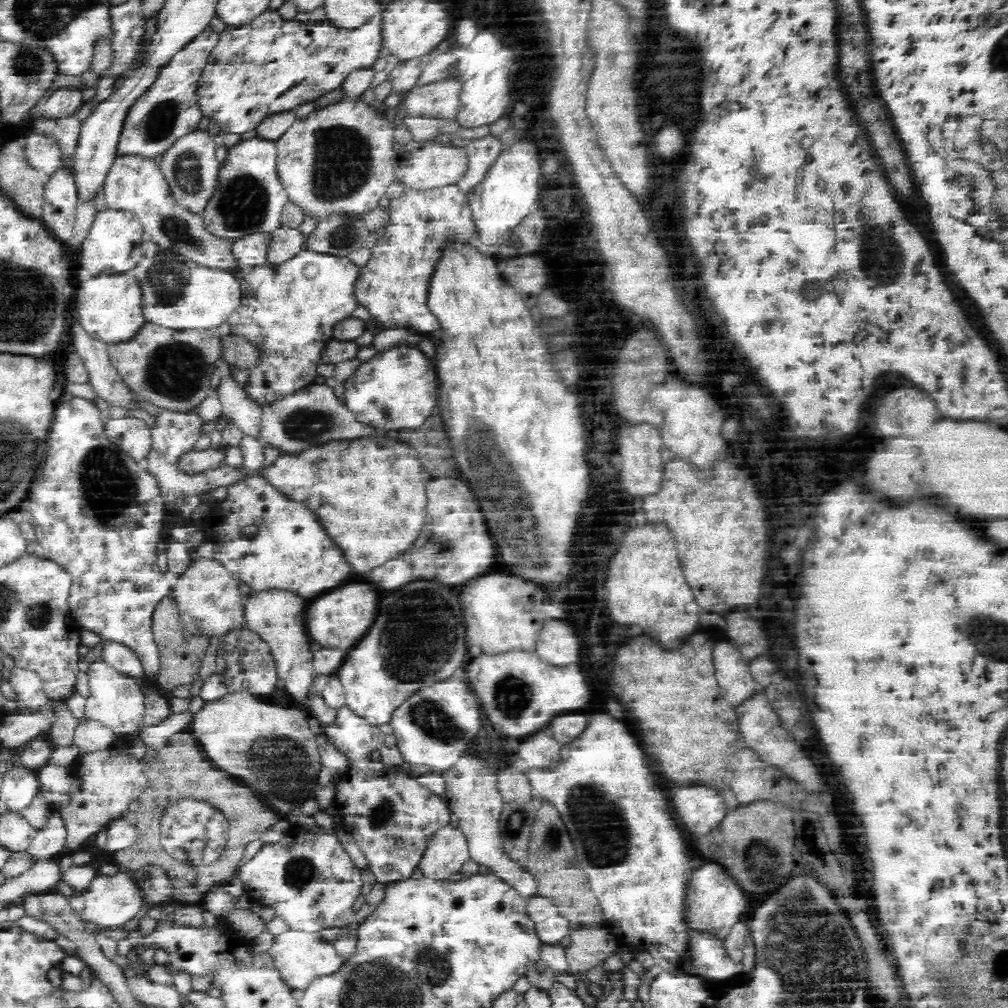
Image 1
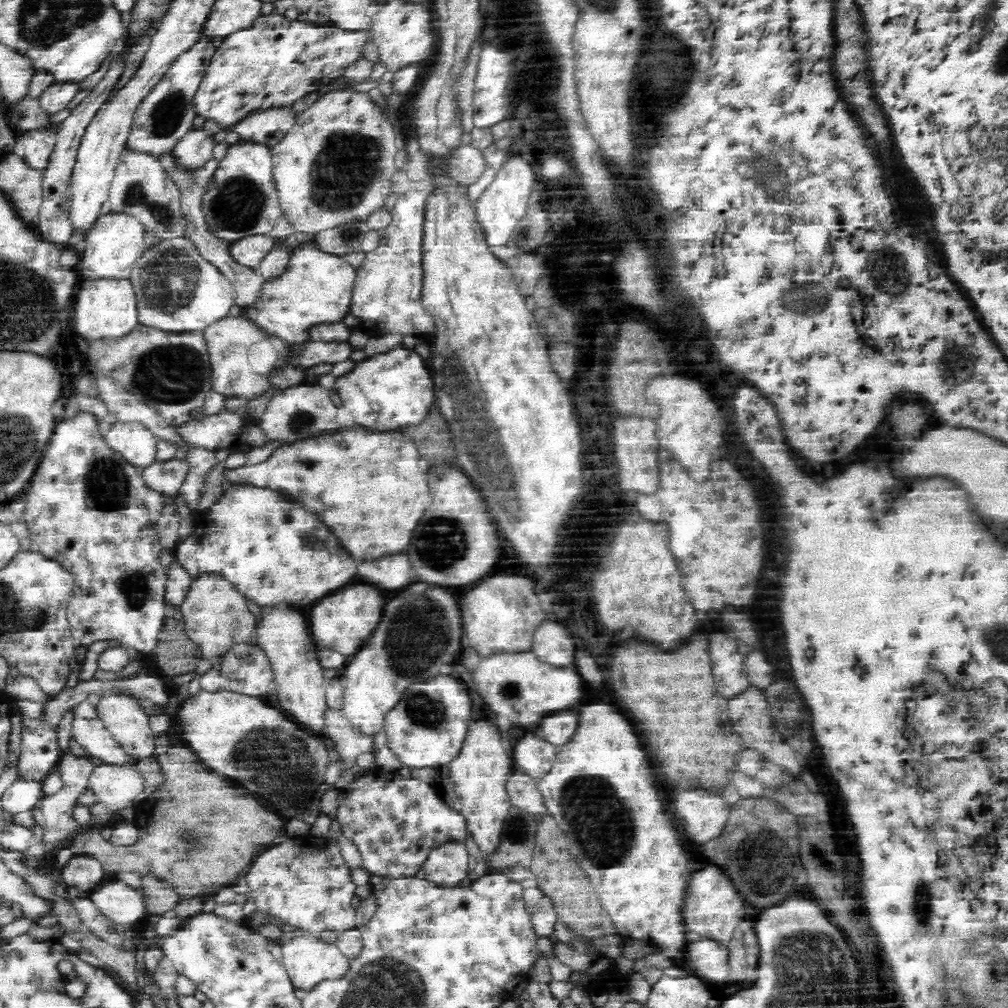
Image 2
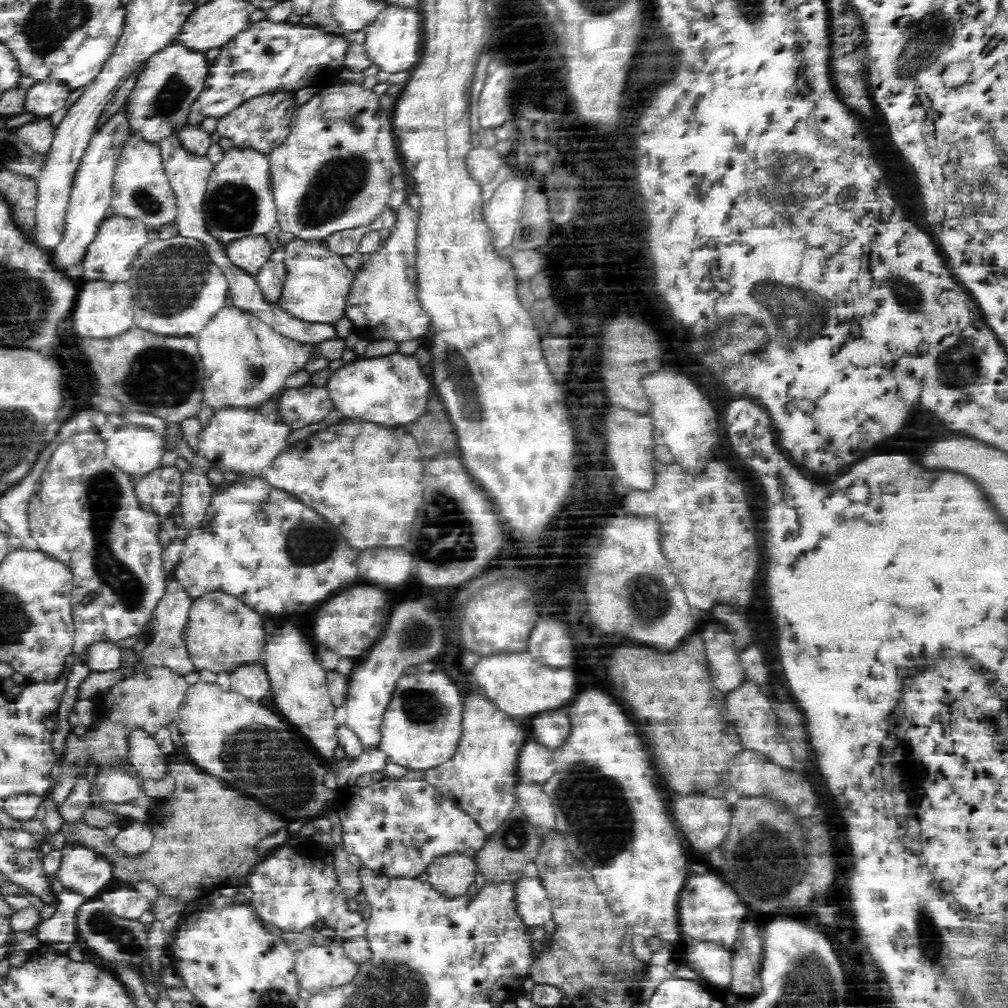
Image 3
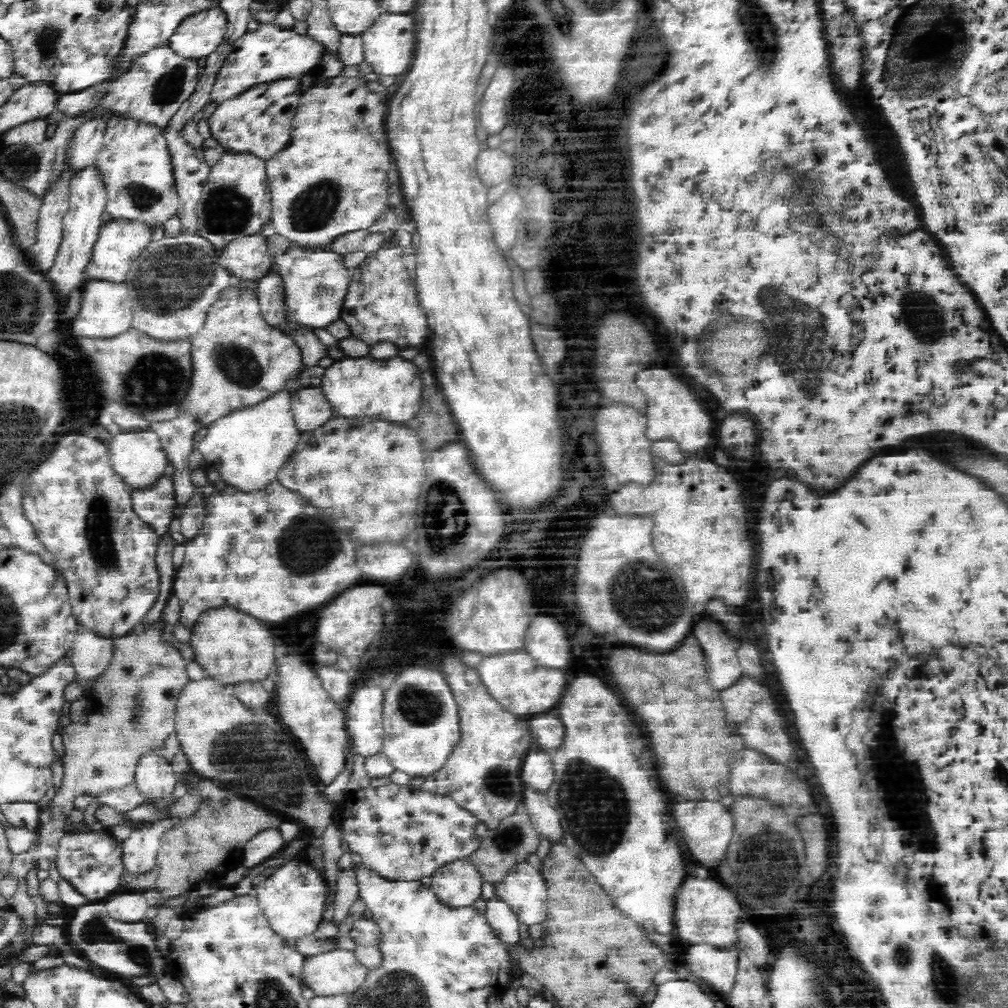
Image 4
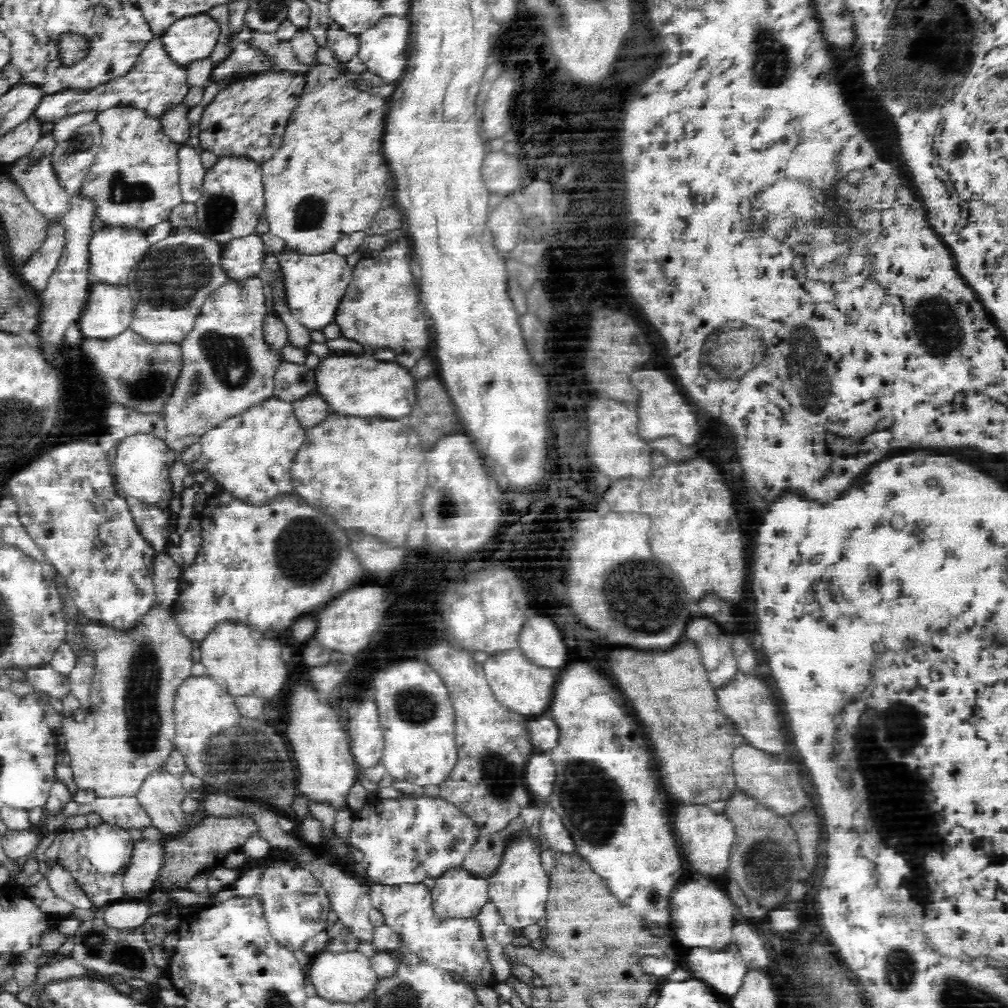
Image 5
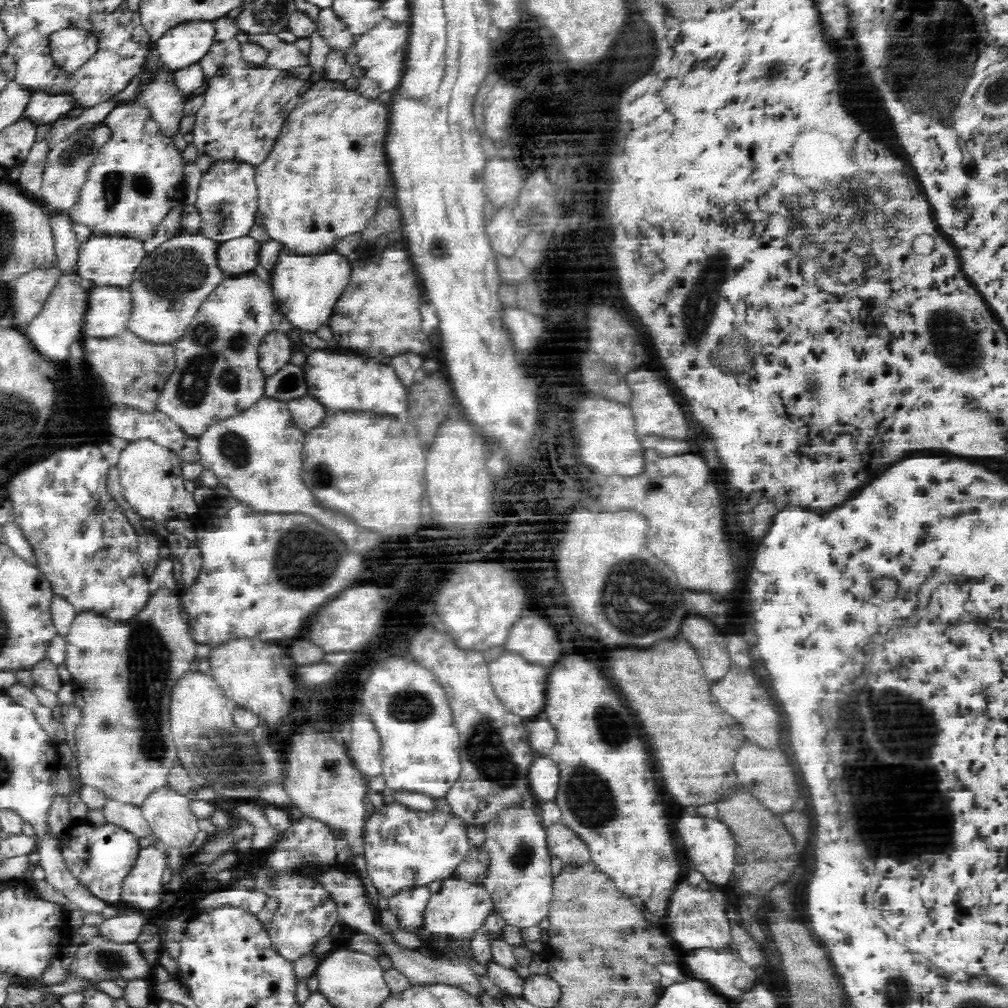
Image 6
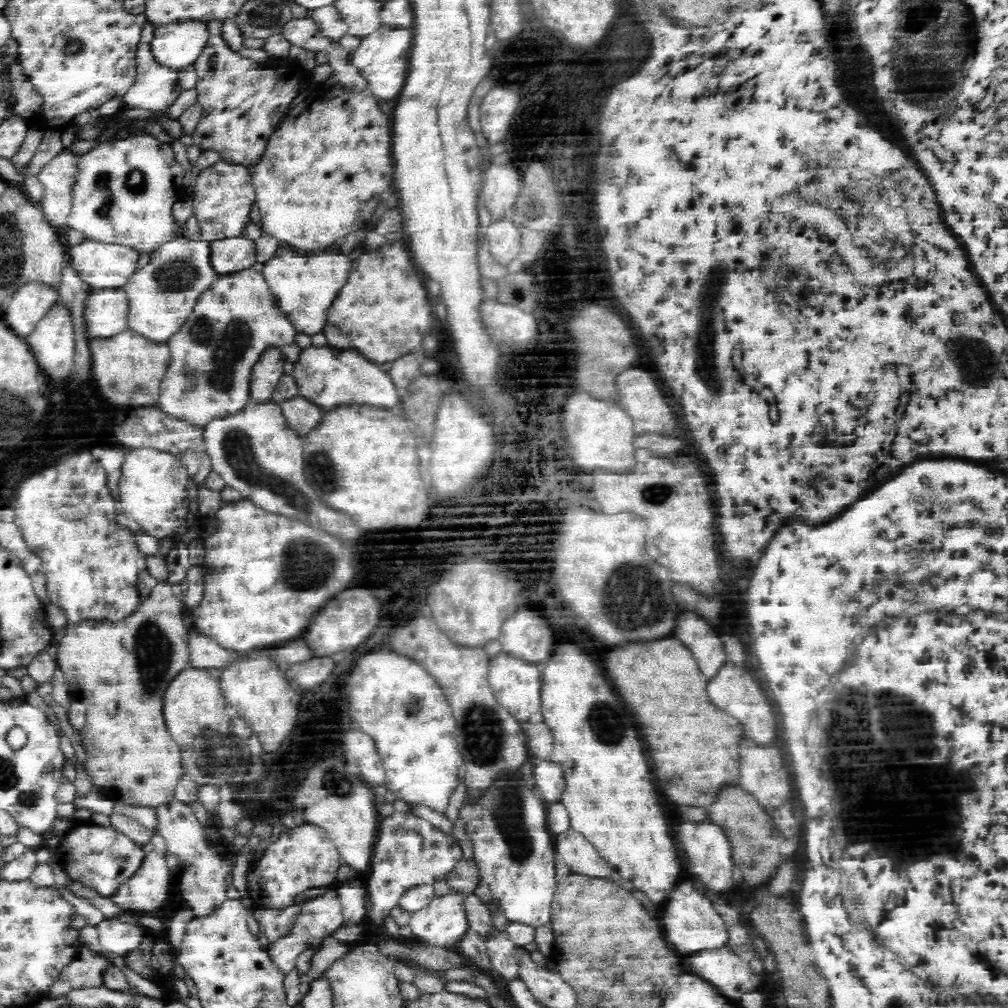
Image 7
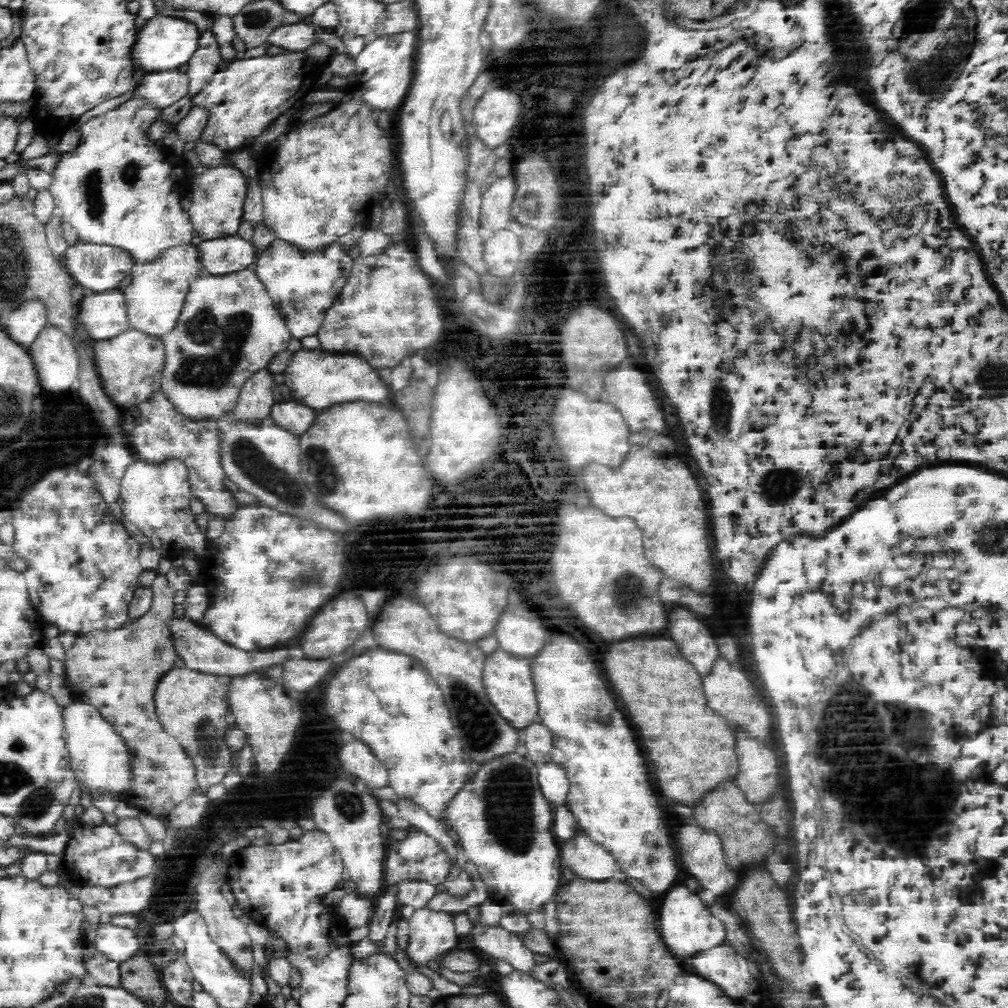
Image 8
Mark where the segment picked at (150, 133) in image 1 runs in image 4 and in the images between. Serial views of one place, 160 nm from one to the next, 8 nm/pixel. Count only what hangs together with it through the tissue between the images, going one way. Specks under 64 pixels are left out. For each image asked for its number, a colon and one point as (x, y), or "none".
2: (165, 115)
3: (173, 78)
4: (153, 90)

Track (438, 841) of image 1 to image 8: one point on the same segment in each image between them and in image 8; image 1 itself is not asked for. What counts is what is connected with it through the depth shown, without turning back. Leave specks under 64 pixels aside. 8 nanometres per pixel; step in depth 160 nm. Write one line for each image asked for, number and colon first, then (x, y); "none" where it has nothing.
2: (447, 864)
3: (452, 874)
4: (458, 883)
5: (457, 892)
6: (459, 907)
7: (443, 921)
8: (432, 933)

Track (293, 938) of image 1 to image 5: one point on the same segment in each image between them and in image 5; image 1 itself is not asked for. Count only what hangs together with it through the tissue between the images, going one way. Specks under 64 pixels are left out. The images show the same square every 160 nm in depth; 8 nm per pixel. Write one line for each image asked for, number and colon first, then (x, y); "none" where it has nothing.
2: (308, 959)
3: (316, 966)
4: (337, 972)
5: (345, 977)

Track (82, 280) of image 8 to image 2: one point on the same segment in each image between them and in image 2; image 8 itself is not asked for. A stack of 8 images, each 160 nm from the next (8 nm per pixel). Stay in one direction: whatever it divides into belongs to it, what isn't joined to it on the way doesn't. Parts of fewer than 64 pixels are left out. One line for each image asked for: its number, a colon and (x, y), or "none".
2: (115, 240)
3: (109, 256)
4: (120, 242)
5: (114, 251)
6: (105, 260)
7: (101, 265)

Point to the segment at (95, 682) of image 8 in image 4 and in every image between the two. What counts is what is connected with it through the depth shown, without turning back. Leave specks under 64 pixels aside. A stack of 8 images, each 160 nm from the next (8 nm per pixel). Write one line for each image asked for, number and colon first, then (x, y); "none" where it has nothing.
4: (132, 708)
5: (129, 727)
6: (125, 672)
7: (120, 671)

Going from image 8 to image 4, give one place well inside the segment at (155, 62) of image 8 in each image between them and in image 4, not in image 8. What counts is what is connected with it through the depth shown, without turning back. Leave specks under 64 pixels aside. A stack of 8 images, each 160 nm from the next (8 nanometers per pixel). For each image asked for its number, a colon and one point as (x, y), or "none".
4: (199, 35)
5: (189, 39)
6: (187, 43)
7: (178, 45)

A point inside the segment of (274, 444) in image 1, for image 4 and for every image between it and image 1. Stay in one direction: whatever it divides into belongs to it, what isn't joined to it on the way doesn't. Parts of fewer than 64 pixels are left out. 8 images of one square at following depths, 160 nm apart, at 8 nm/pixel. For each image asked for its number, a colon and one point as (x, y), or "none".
2: (304, 412)
3: (297, 407)
4: (310, 408)

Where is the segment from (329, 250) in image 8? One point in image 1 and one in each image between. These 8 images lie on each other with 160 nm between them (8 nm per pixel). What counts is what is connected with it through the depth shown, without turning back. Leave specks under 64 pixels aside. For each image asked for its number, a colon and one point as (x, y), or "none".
1: (288, 313)
2: (316, 287)
3: (317, 282)
4: (316, 280)
5: (315, 284)
6: (305, 288)
7: (304, 285)

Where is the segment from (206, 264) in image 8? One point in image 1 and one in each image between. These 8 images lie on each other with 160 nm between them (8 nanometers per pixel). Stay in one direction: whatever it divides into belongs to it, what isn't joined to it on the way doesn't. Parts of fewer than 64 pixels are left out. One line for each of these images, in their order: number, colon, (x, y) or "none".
1: (251, 250)
2: (249, 251)
3: (249, 253)
4: (247, 258)
5: (242, 258)
6: (235, 257)
7: (230, 255)

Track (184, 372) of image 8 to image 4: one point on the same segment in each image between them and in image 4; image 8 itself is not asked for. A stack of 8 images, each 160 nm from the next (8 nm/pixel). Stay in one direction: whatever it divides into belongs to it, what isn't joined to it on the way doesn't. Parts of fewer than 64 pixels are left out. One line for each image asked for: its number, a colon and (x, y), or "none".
4: (239, 360)
5: (228, 367)
6: (216, 376)
7: (212, 356)

